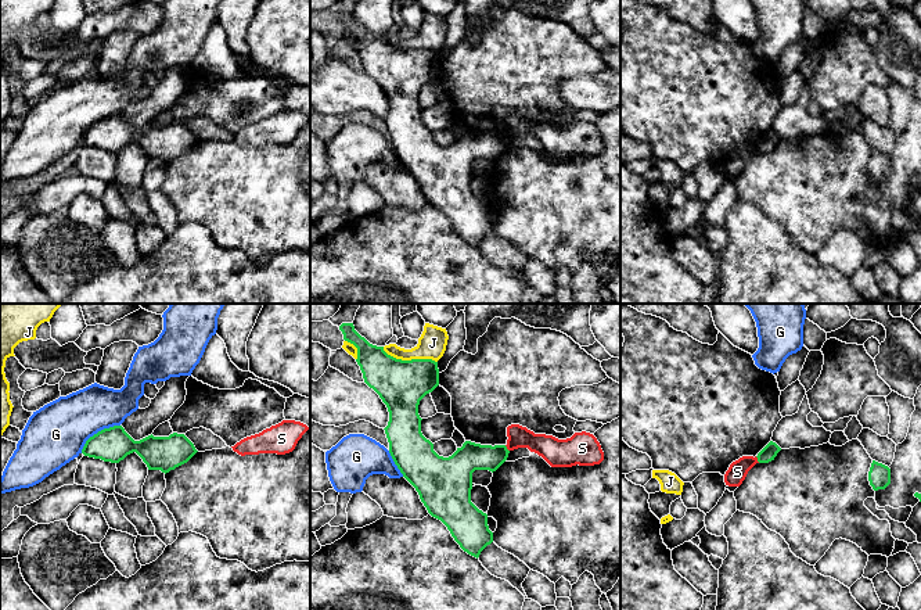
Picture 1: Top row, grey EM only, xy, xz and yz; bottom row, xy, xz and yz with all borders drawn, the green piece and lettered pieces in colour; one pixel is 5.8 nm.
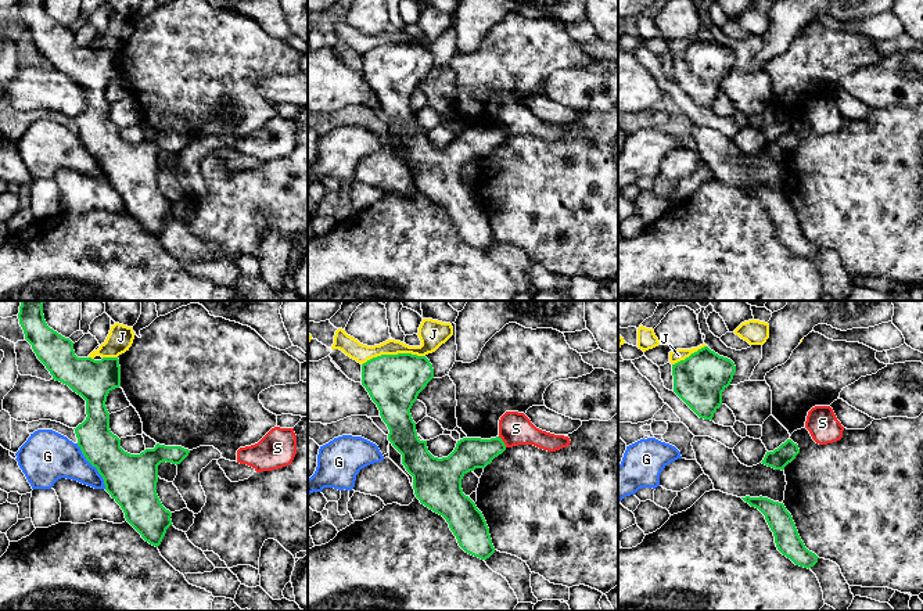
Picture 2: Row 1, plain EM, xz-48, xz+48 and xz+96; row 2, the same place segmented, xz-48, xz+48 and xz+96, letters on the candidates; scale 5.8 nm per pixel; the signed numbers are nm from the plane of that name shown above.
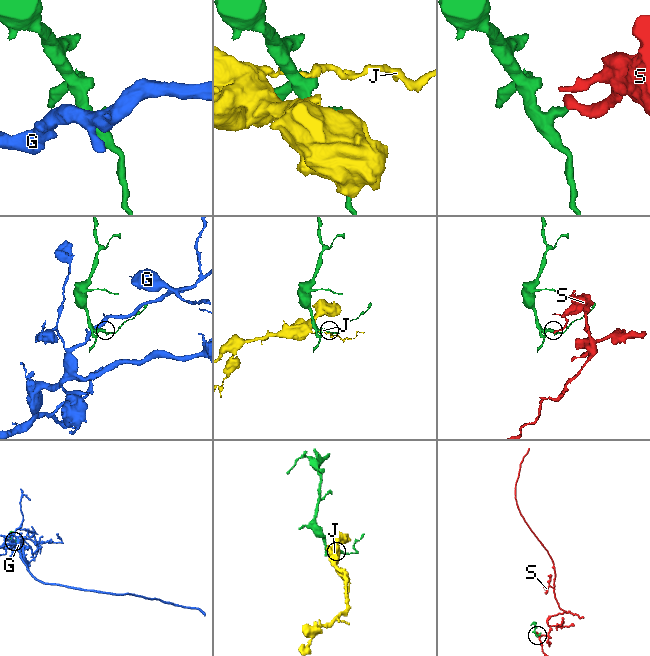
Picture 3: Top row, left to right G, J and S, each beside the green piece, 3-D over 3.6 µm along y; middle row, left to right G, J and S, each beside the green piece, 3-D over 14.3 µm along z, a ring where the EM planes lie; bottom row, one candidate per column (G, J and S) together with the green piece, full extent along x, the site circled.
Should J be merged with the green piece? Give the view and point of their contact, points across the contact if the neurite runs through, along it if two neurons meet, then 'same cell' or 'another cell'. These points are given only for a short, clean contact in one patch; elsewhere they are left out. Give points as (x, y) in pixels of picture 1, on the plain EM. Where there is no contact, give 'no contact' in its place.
contact xz (409, 50); border xz (382, 36), (396, 47), (434, 49), (436, 51); another cell

